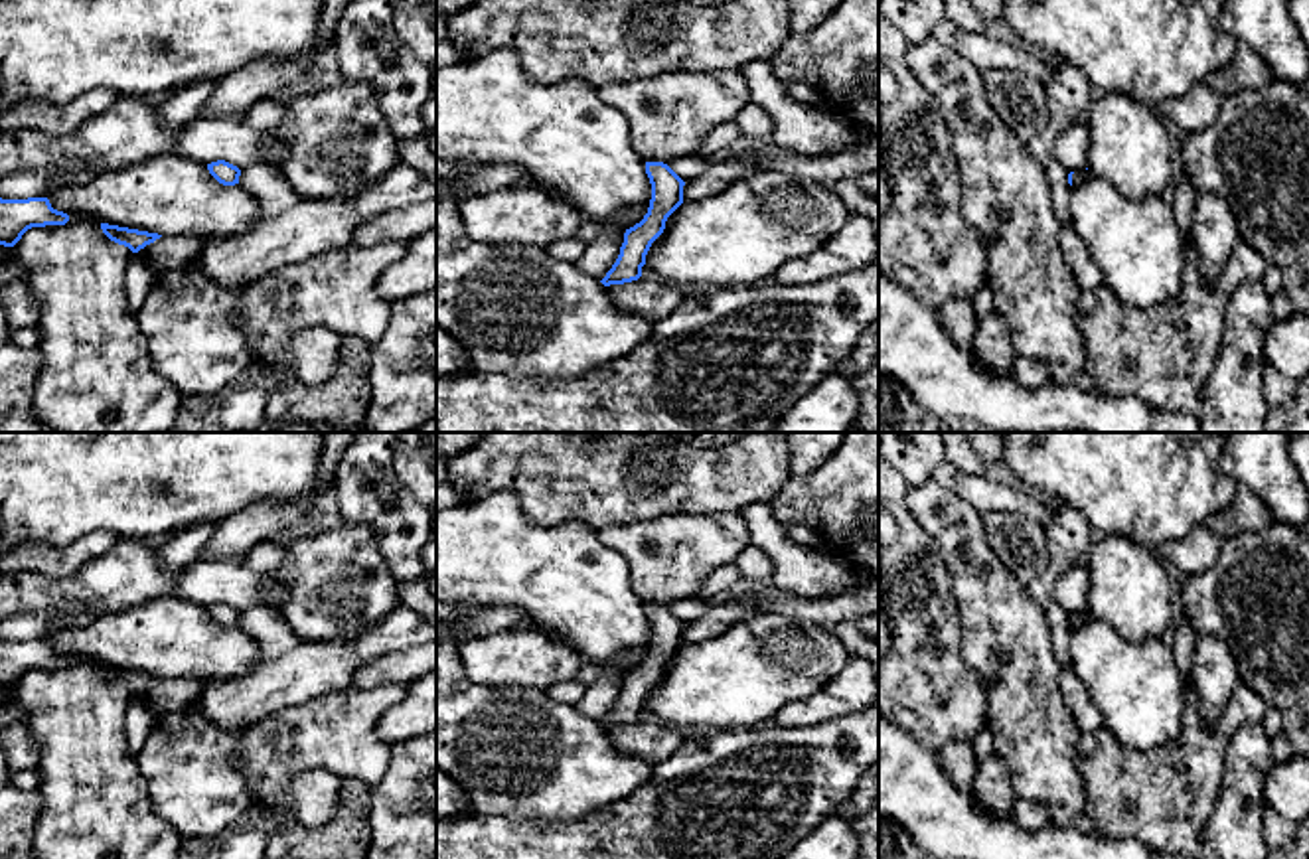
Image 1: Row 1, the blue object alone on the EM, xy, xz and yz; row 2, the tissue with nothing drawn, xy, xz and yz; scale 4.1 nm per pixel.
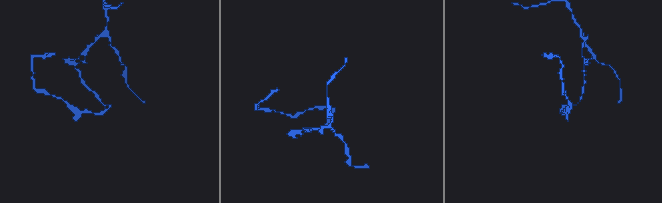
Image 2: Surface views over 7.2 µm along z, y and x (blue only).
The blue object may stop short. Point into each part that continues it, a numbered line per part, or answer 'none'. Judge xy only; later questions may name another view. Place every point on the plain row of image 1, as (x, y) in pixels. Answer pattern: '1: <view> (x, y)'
none

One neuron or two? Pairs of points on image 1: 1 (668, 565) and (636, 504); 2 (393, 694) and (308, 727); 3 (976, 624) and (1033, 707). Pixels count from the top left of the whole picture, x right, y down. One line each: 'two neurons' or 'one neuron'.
1: two neurons
2: one neuron
3: one neuron

